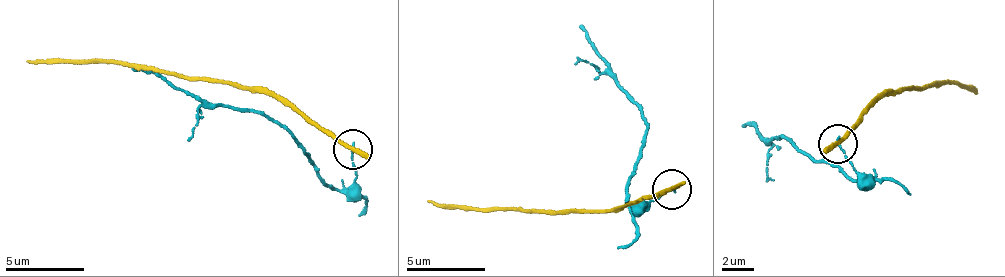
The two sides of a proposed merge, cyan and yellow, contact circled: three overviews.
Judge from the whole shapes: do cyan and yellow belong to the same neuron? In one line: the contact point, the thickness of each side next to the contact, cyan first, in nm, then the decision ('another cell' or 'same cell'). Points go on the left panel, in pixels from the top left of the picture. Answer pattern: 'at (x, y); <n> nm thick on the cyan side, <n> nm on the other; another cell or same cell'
at (353, 149); 110 nm thick on the cyan side, 240 nm on the other; another cell

